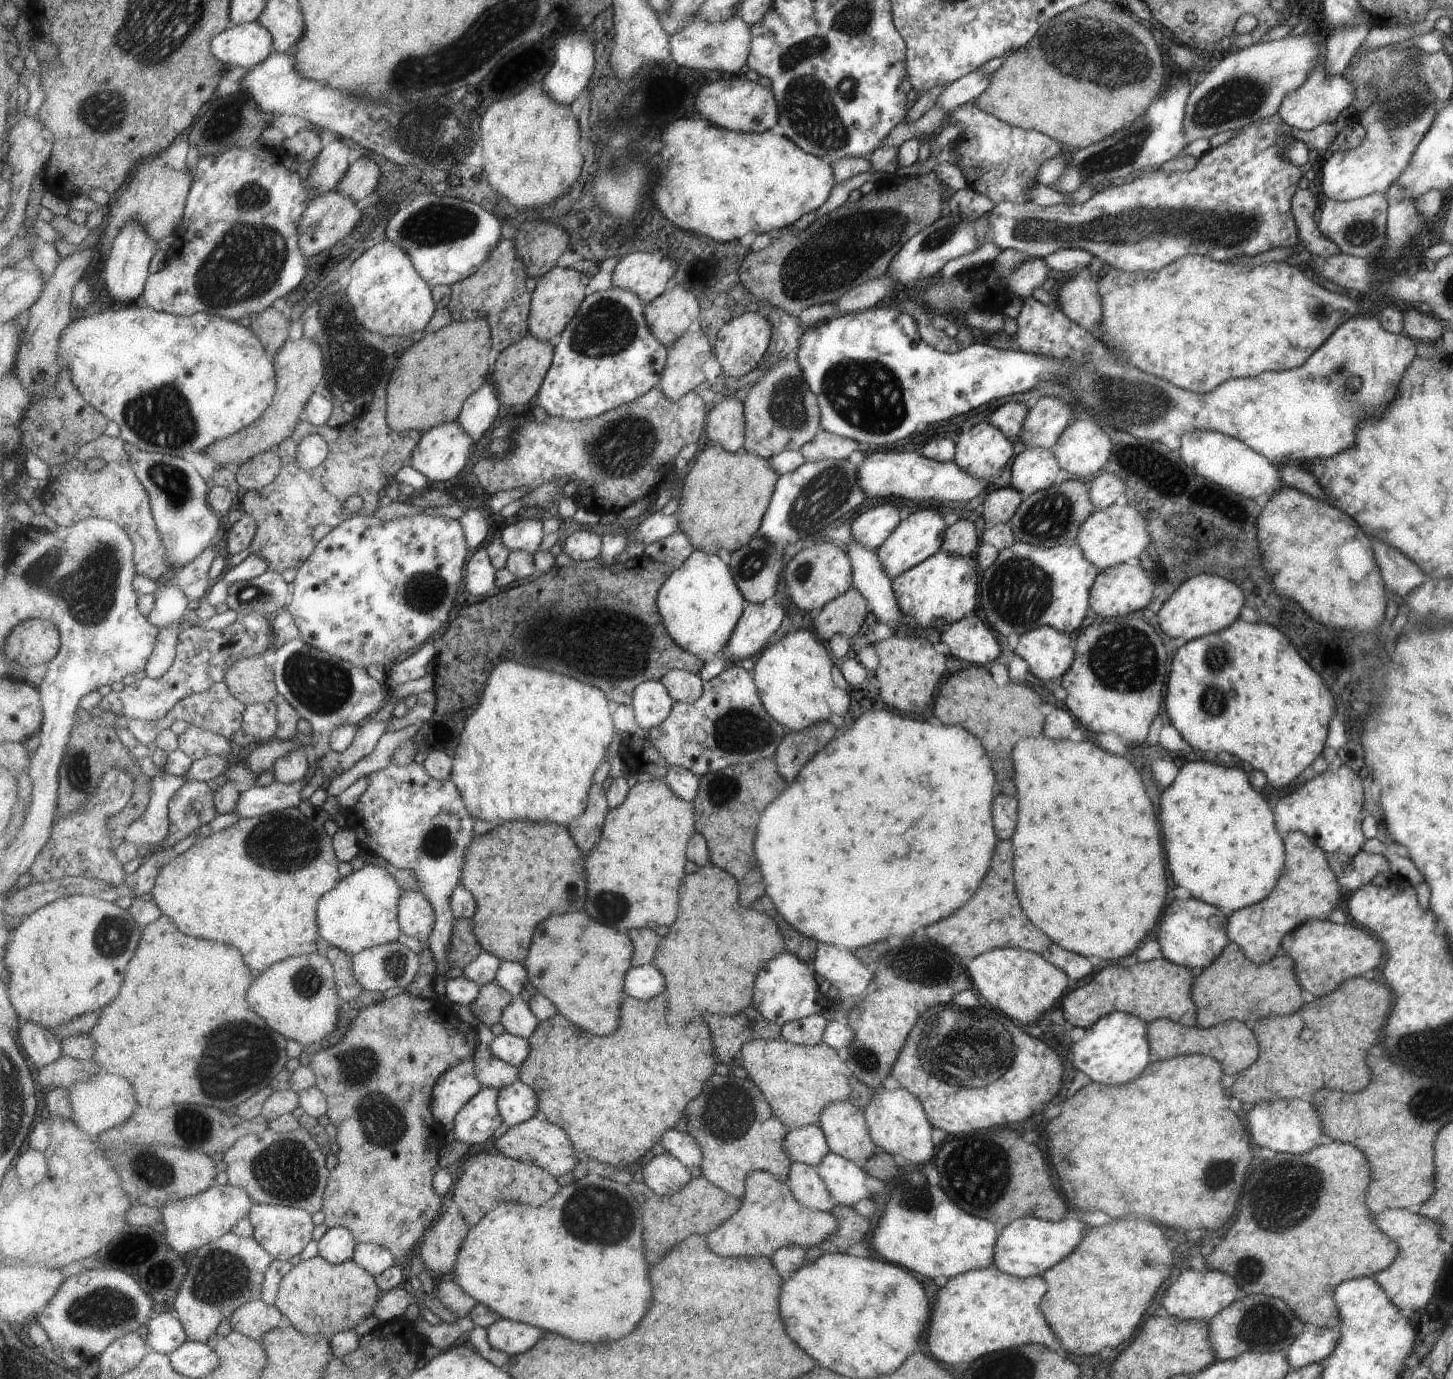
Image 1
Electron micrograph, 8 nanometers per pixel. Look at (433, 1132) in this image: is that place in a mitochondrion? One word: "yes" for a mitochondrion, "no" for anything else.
yes

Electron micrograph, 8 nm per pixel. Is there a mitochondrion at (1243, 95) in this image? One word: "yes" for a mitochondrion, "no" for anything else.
yes

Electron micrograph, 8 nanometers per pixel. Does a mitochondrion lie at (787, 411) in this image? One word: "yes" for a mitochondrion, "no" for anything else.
yes

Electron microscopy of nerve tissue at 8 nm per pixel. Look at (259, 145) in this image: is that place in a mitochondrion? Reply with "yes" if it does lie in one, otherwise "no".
no

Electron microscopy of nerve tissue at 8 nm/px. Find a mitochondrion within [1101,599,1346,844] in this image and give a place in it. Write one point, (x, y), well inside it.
(1214, 702)

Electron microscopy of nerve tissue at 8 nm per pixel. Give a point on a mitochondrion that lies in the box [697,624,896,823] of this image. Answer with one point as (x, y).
(740, 729)

